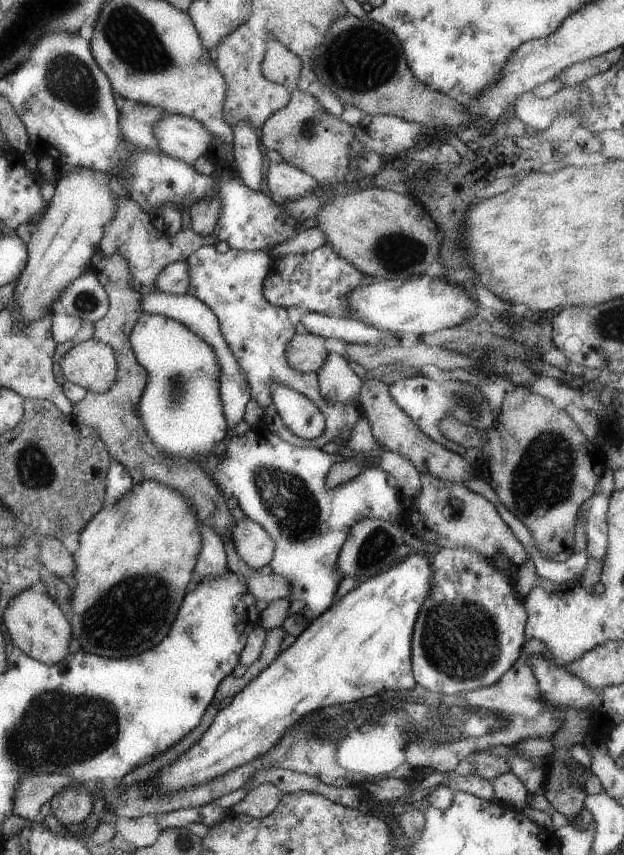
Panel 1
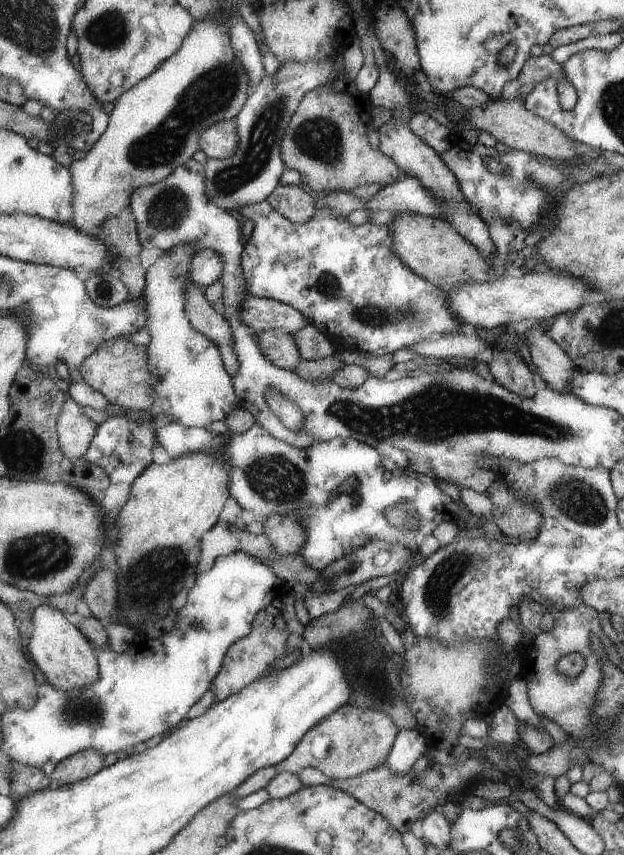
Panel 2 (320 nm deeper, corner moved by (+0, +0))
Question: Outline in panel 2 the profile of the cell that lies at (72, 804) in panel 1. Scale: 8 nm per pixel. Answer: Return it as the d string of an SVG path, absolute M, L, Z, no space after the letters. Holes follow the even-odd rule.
M87 749L76 752L56 764L51 774L55 785L68 785L97 774L105 768L105 755L101 751Z

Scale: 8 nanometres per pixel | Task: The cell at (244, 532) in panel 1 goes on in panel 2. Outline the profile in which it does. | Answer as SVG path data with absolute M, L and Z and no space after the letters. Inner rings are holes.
M271 515L263 526L264 534L281 554L297 553L304 546L306 534L293 515Z

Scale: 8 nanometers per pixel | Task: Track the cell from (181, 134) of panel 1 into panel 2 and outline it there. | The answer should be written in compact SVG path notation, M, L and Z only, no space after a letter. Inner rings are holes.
M226 120L202 131L200 149L211 159L233 156L240 145L236 120Z

